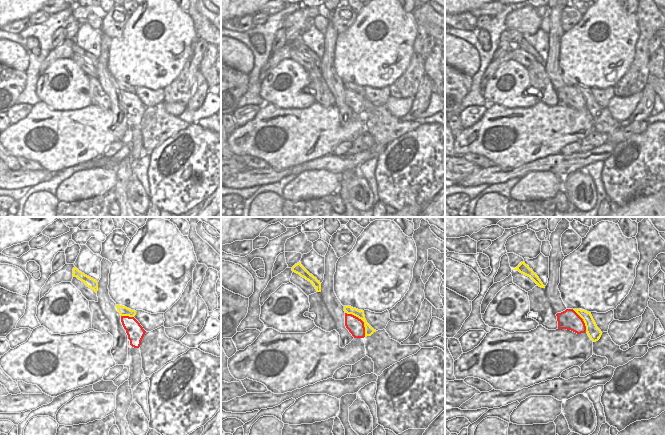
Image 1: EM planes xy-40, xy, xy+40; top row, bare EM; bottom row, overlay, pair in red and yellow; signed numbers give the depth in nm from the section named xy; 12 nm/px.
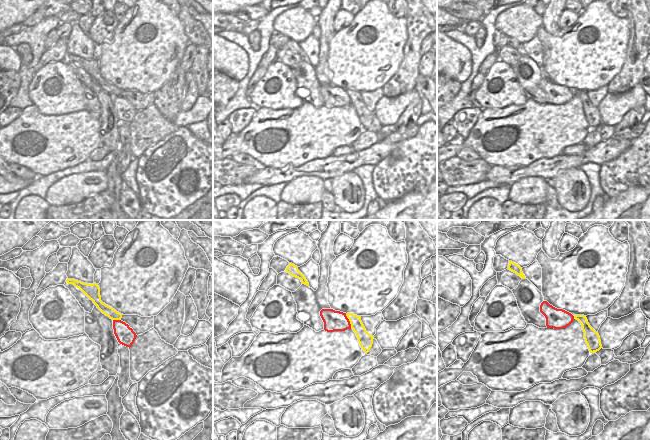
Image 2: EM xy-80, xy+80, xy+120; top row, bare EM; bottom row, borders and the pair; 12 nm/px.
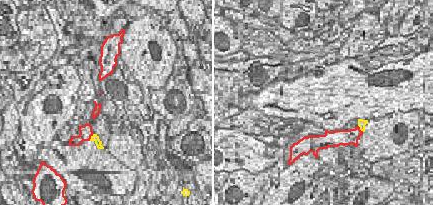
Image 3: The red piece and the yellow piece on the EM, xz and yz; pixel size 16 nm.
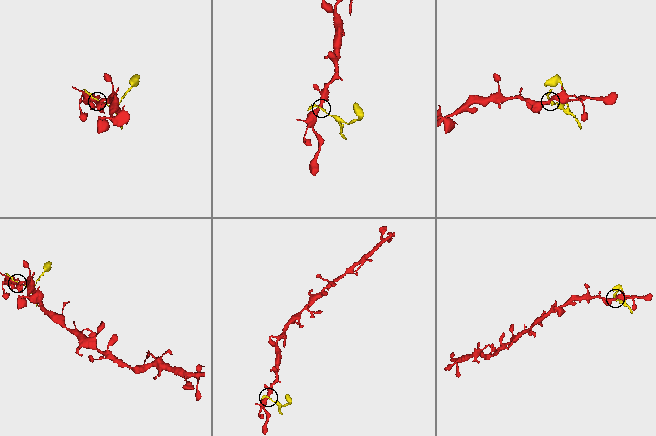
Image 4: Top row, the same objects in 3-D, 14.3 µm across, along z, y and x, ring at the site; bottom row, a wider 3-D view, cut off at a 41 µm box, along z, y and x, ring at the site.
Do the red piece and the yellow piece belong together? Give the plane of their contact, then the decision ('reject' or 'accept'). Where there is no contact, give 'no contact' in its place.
xy | reject

